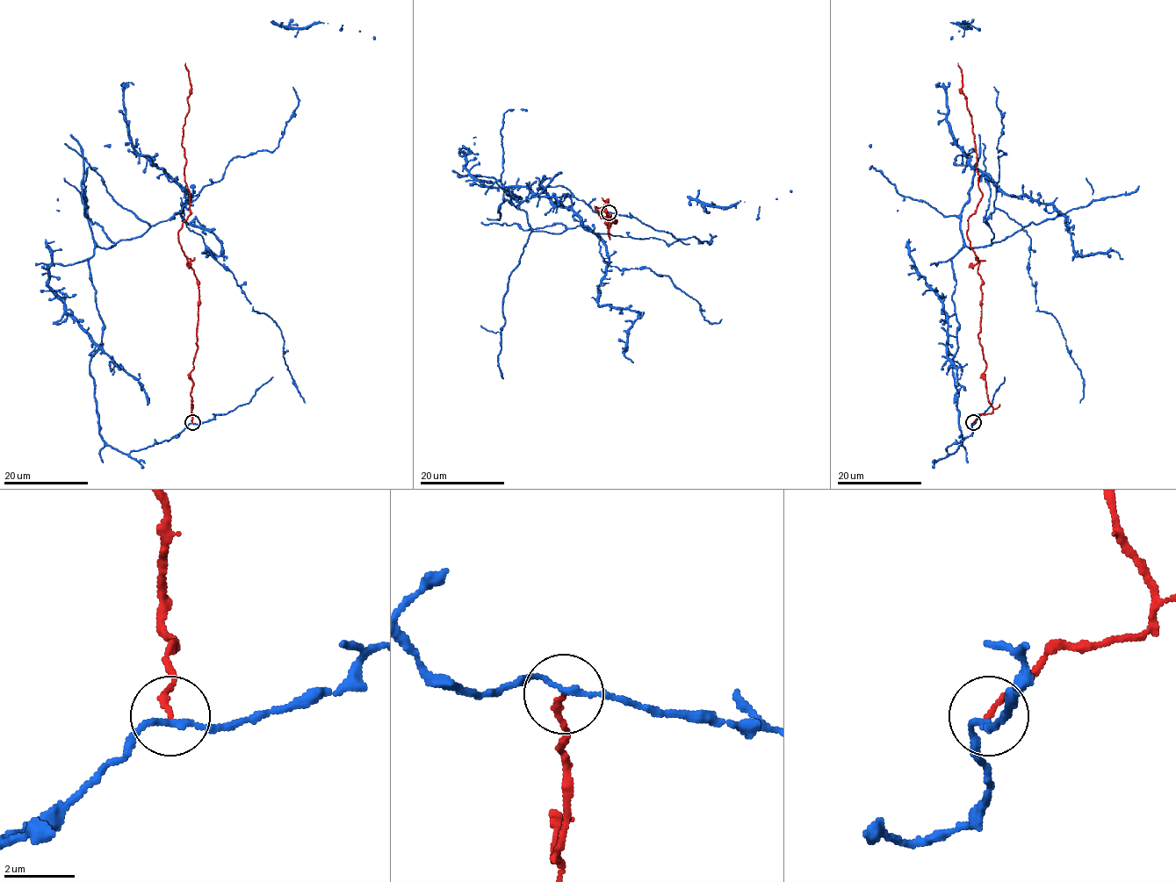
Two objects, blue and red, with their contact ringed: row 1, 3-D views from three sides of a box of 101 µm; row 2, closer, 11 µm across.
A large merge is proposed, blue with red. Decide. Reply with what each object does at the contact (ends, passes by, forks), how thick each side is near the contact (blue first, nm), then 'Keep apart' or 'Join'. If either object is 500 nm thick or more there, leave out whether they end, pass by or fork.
At the ring blue passes by. At the ring red ends. Thickness 160 nm (blue) against 160 nm. Keep apart

